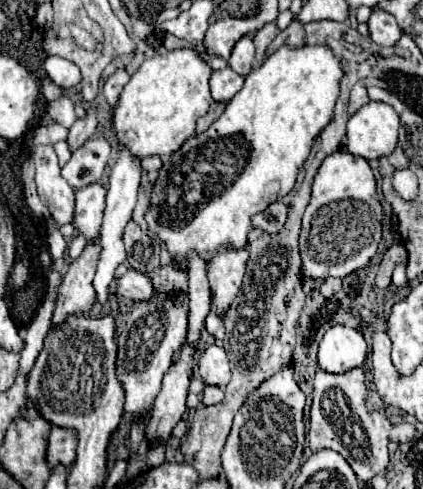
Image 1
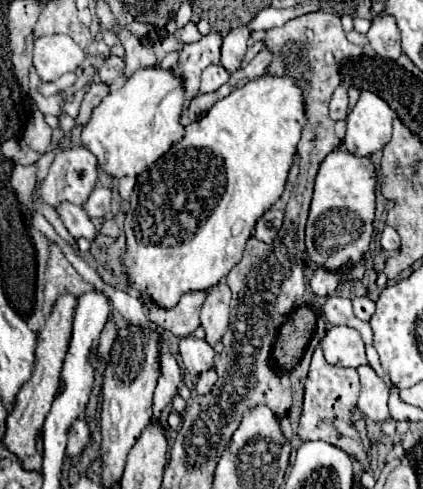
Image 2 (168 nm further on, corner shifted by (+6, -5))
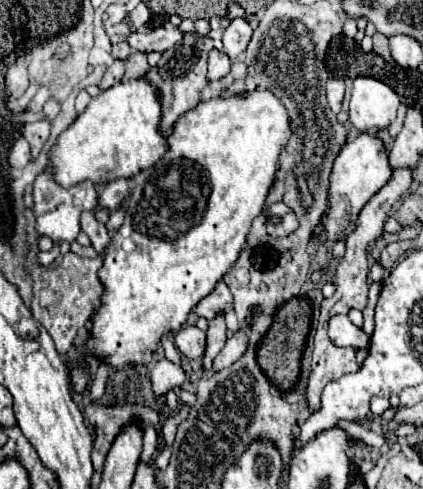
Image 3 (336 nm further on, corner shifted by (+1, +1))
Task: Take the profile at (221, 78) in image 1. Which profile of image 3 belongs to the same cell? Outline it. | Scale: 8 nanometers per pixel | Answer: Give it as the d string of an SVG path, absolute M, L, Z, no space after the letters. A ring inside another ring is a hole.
M212 50L208 58L208 80L220 80L230 72L230 58L220 50Z

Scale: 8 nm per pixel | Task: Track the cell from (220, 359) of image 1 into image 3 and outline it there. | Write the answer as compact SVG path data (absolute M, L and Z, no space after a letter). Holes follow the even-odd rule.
M186 326L176 334L176 348L188 358L198 360L206 352L206 334L196 326Z

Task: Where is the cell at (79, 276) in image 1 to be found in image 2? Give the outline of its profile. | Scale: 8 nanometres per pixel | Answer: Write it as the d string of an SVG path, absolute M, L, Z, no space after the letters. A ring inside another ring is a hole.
M63 294L55 302L51 314L45 318L45 326L37 338L37 364L35 364L33 376L29 384L21 388L21 396L17 396L17 412L13 412L13 416L7 416L7 432L5 432L3 444L13 454L21 456L21 462L29 470L41 470L41 454L37 452L33 440L37 438L37 428L43 428L45 416L49 414L49 404L53 402L53 396L57 394L57 376L61 372L61 360L65 358L65 348L69 348L75 306L77 306L77 298Z

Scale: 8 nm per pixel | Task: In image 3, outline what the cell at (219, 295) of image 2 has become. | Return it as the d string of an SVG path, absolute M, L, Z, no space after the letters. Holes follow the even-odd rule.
M216 314L216 318L212 318L208 322L208 340L206 340L206 354L204 354L204 370L212 370L212 360L222 350L224 344L226 344L224 314Z

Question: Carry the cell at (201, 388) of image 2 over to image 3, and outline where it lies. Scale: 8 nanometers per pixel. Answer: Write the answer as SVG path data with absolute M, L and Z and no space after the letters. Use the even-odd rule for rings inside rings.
M248 328L246 330L240 330L240 332L234 332L234 336L228 338L226 346L222 348L222 352L214 358L212 370L214 372L220 372L222 368L228 368L234 360L238 360L244 354L244 350L246 350L246 346L250 342L248 336L250 336L250 330Z

